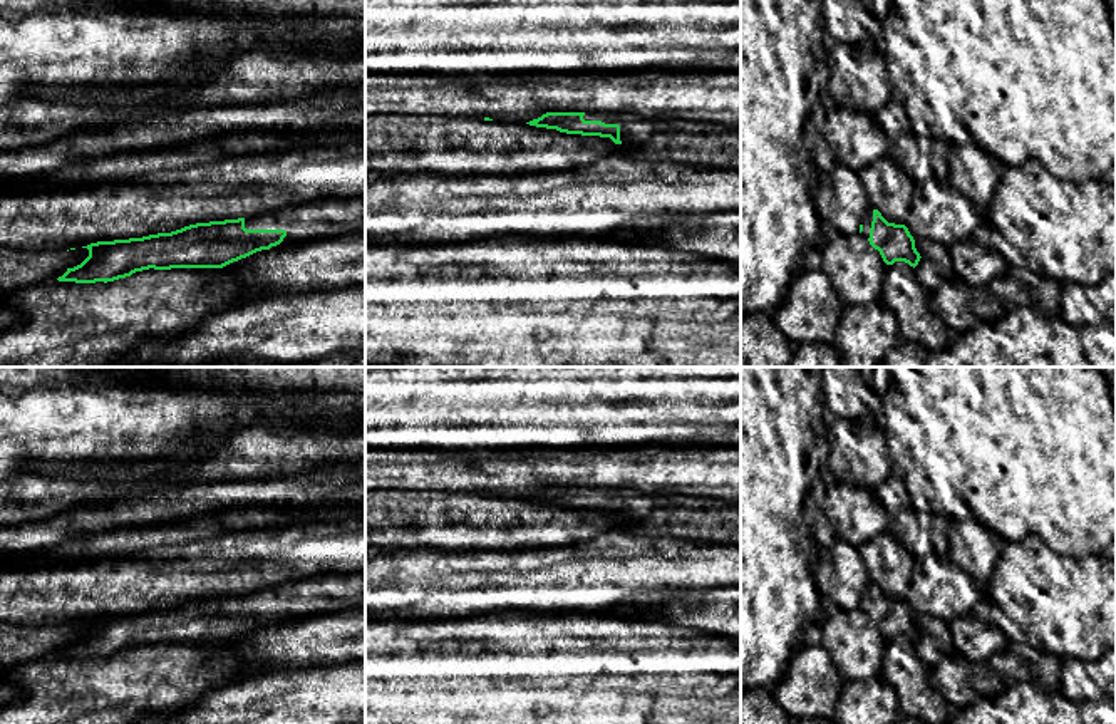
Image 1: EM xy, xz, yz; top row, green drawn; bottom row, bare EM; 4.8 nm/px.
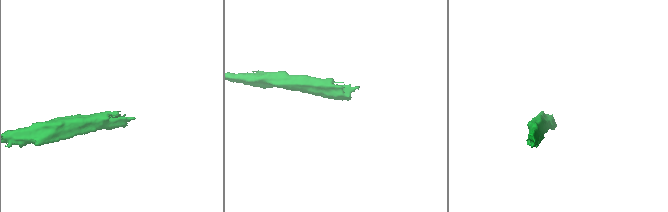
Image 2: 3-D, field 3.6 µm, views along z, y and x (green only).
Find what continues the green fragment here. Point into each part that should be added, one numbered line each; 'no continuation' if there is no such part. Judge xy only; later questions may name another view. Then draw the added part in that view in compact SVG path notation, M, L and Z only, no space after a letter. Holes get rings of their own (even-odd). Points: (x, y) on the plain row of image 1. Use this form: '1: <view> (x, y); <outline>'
1: xy (327, 592); M320 573L308 578L278 583L270 588L245 593L246 605L285 605L287 612L276 622L305 618L318 613L365 607L365 573Z

